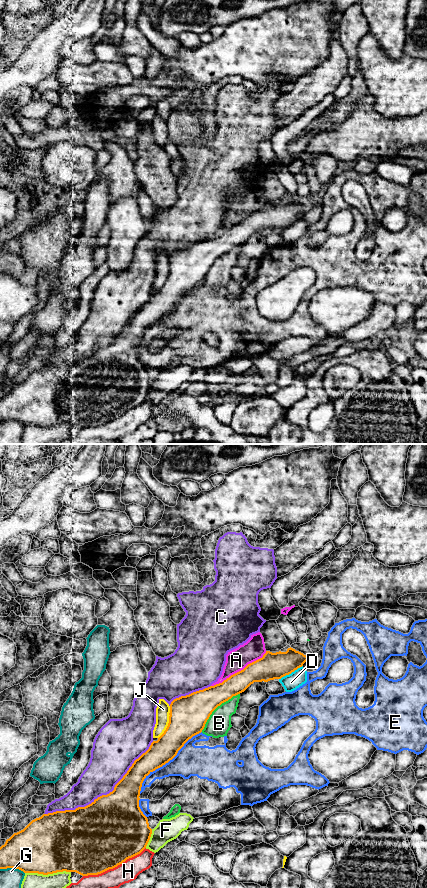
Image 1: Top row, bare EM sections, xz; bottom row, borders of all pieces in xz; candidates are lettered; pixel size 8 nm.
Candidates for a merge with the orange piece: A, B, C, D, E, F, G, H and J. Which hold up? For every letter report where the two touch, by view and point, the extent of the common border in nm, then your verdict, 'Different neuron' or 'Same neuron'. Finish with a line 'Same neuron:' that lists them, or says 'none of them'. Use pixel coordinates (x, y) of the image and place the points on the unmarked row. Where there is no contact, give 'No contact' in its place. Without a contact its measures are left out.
A: Touches orange at xz (239, 223). Shared border 550 nm. Different neuron
B: Touches orange at xz (216, 259). Shared border 440 nm. Different neuron
C: Touches orange at xz (103, 347). Shared border 1050 nm. Different neuron
D: Touches orange at xz (290, 225). Shared border 220 nm. Different neuron
E: Touches orange at xz (166, 314). Shared border 700 nm. Different neuron
F: Touches orange at xz (47, 426). Shared border 360 nm. Different neuron
G: Touches orange at xz (12, 419). Shared border 200 nm. Different neuron
H: Touches orange at xz (114, 419). Shared border 550 nm. Different neuron
J: Touches orange at xz (169, 274). Shared border 280 nm. Different neuron
Same neuron: none of them

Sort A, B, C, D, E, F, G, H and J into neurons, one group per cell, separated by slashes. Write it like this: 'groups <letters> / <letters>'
groups A / B H / C / D / E / F / G / J

